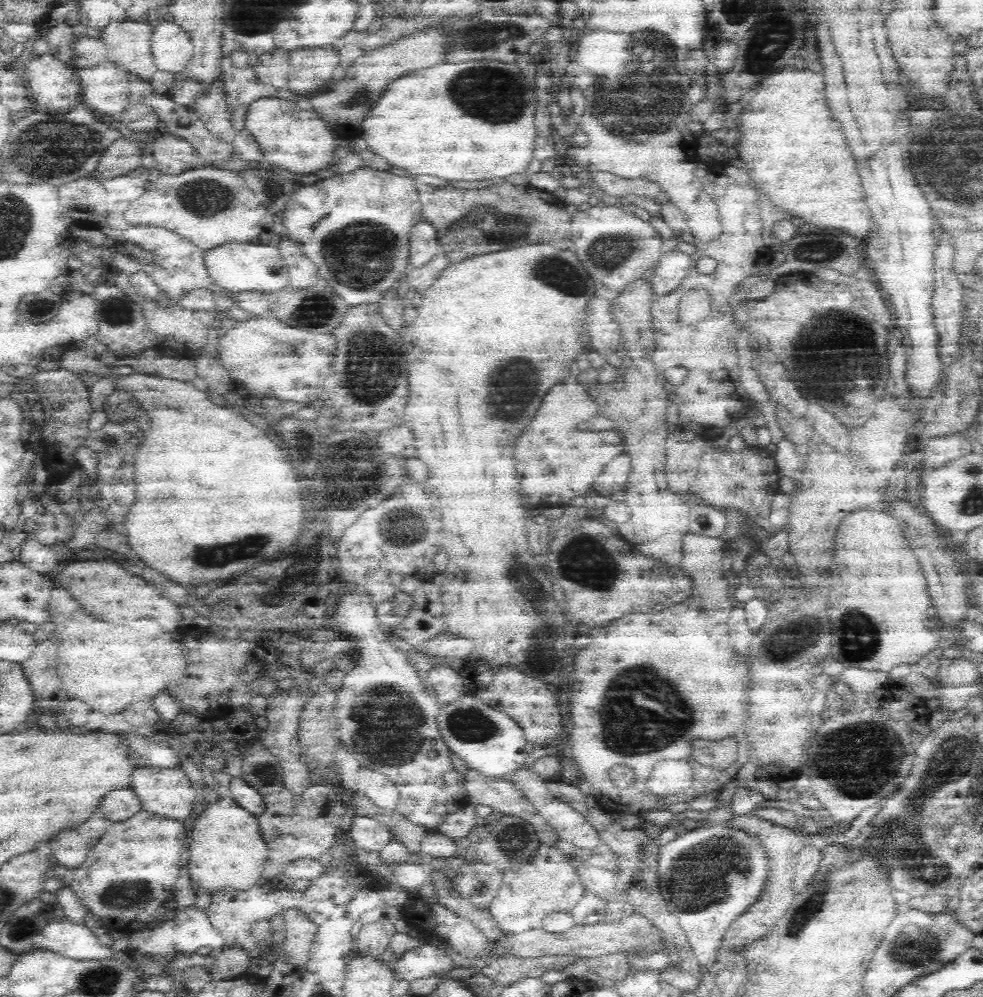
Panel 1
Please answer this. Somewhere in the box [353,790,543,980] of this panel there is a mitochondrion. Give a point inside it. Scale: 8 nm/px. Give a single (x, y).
(512, 840)

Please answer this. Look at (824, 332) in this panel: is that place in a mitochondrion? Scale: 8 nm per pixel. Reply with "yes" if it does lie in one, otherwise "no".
yes

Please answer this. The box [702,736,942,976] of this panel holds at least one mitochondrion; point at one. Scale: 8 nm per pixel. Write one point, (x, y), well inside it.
(906, 953)

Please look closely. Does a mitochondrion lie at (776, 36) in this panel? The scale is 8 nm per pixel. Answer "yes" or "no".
yes

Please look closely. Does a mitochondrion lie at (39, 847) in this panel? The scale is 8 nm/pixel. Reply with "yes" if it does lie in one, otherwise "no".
no

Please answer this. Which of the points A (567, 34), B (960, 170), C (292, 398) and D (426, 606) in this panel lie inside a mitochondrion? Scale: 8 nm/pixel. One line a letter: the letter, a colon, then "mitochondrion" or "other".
A: other
B: mitochondrion
C: other
D: other

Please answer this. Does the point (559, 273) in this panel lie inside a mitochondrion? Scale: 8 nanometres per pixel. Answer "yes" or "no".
yes

